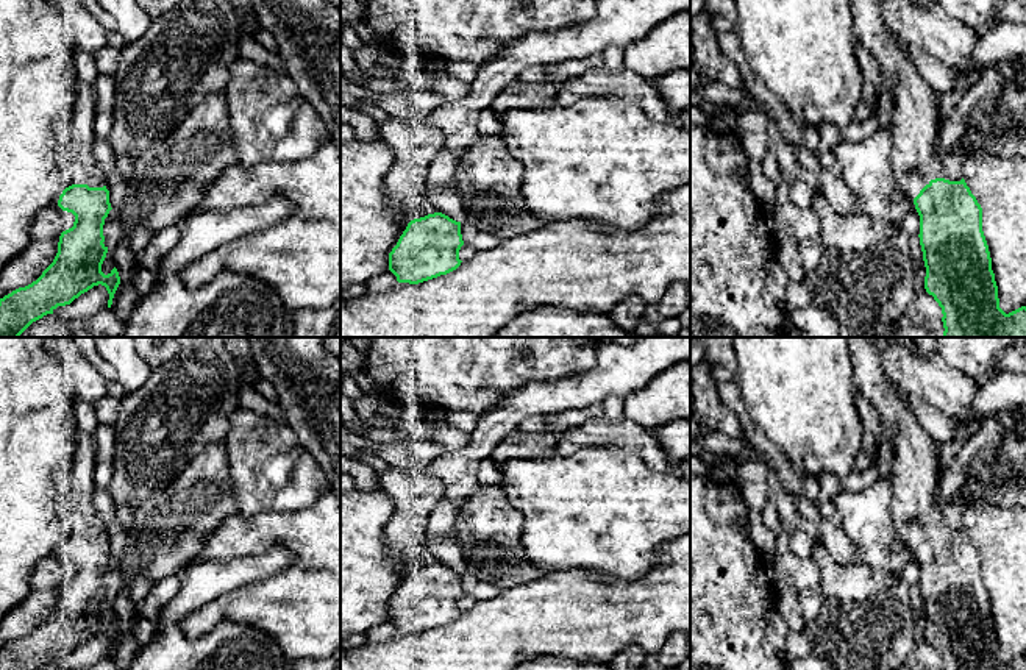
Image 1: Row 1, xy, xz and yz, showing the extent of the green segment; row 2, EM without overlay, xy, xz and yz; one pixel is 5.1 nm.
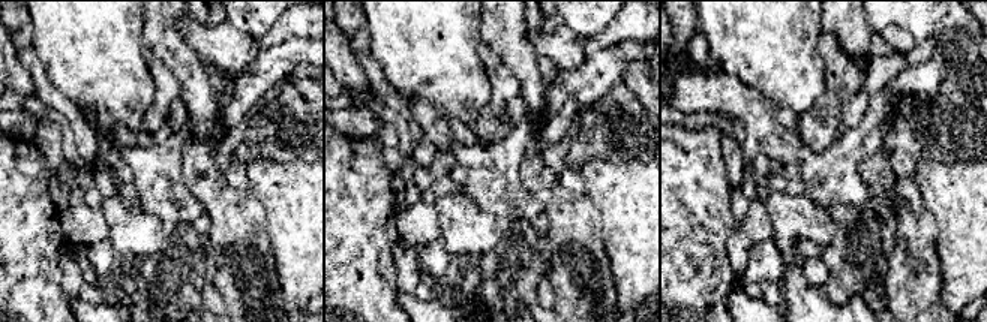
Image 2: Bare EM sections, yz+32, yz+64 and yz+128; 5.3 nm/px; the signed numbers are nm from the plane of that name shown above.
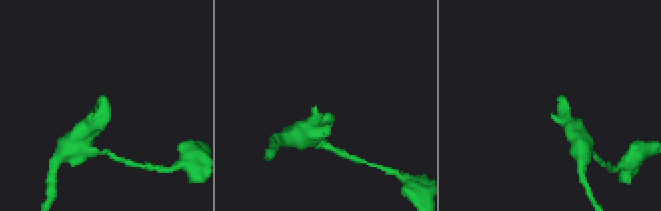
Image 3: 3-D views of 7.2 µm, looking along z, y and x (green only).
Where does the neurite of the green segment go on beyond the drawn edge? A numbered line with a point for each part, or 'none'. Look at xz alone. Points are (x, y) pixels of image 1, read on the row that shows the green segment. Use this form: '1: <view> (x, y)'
none

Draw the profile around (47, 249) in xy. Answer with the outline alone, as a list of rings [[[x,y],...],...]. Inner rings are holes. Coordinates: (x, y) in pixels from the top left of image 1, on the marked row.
[[[56,239],[30,242],[30,245],[20,255],[17,255],[2,269],[0,298],[36,281],[53,262],[56,253]]]

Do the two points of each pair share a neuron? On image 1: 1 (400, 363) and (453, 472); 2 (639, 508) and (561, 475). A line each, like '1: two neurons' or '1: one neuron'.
1: two neurons
2: one neuron

